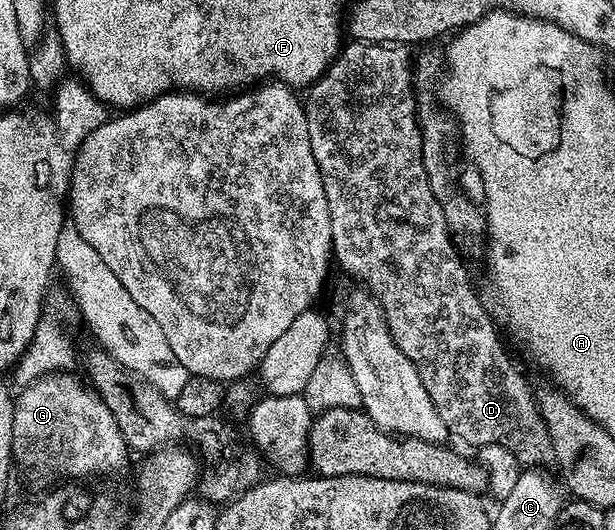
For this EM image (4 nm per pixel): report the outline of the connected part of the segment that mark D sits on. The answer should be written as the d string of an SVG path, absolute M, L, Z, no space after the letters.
M349 41L342 46L338 56L325 71L325 74L308 88L304 96L303 106L307 117L307 133L311 137L311 153L315 153L315 161L321 170L323 185L327 193L327 205L331 213L331 233L333 234L333 255L341 262L345 271L358 275L364 286L377 297L377 304L383 309L387 325L391 329L391 337L395 337L395 345L407 353L407 357L415 365L427 393L431 393L431 401L435 401L435 409L439 409L439 417L443 417L443 425L447 425L450 436L455 440L462 439L465 443L498 443L511 453L515 453L518 463L533 469L546 458L552 456L553 446L551 437L547 433L547 425L537 408L537 397L530 387L525 375L513 364L511 356L505 352L501 339L497 336L497 327L489 316L487 308L481 304L473 283L469 280L469 271L465 268L462 252L458 244L449 233L449 226L445 220L443 209L435 197L429 184L427 169L423 165L421 156L421 124L417 122L417 101L415 98L415 75L411 70L410 48L404 43L363 43Z

